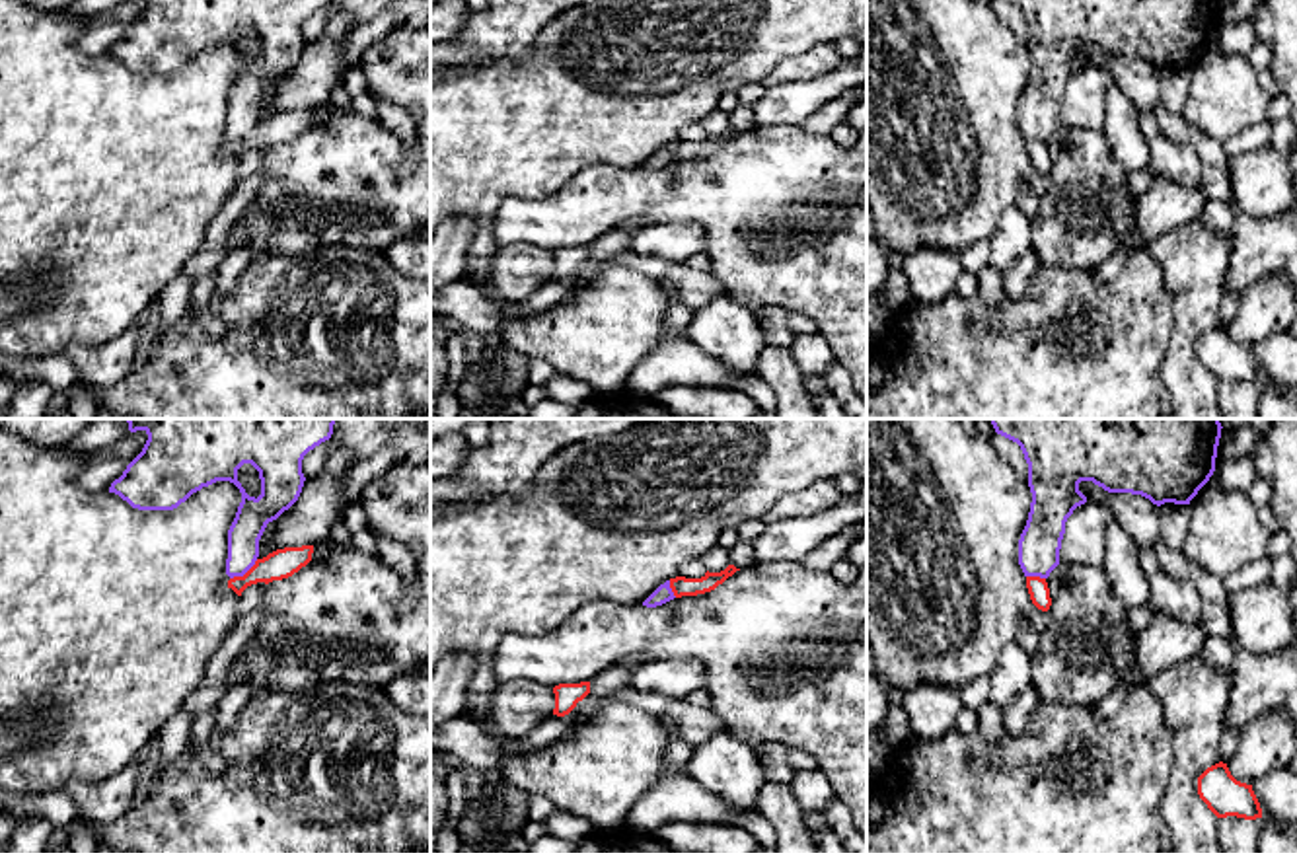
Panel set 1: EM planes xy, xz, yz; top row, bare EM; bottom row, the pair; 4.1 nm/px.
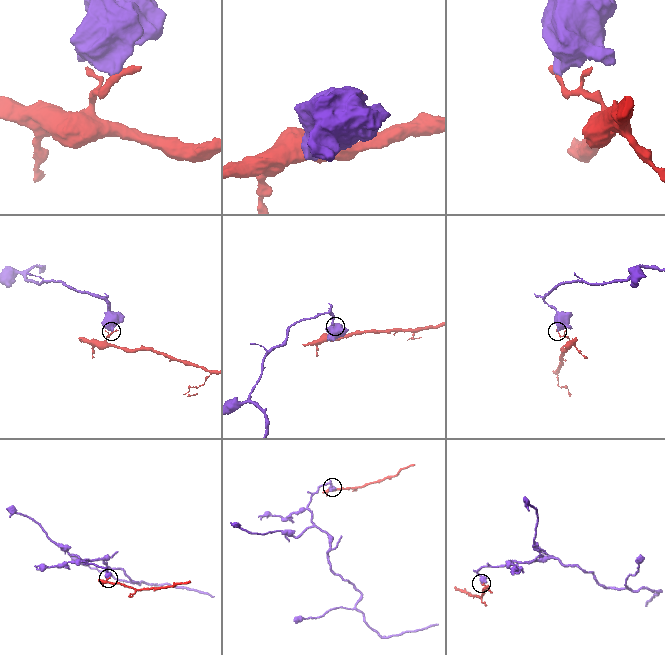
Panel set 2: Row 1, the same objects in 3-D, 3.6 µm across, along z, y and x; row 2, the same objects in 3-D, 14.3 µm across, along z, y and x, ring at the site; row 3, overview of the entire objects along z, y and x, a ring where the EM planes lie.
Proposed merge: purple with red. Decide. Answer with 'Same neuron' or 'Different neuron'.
Different neuron

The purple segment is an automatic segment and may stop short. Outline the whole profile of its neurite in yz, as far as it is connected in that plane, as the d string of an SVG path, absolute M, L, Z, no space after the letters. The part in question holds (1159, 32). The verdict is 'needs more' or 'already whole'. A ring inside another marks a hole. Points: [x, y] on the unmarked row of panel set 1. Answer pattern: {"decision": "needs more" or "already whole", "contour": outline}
{"decision": "already whole", "contour": "M1005 0L1017 6L1028 27L1032 56L1026 90L1019 103L1019 129L1024 140L1048 142L1059 129L1065 86L1087 66L1081 45L1093 45L1108 56L1131 56L1161 70L1190 68L1215 35L1221 0Z"}

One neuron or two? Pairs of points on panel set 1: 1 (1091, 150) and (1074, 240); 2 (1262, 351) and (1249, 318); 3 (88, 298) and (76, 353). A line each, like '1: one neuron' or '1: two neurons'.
1: one neuron
2: two neurons
3: two neurons

